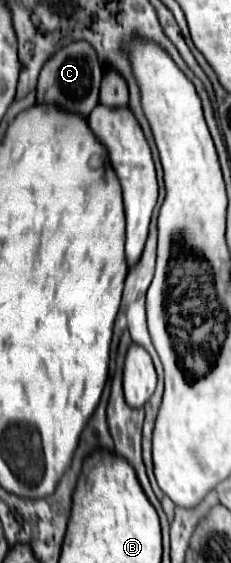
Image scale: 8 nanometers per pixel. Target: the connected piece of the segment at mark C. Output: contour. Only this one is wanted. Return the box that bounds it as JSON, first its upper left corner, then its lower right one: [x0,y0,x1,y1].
[38,42,102,118]

